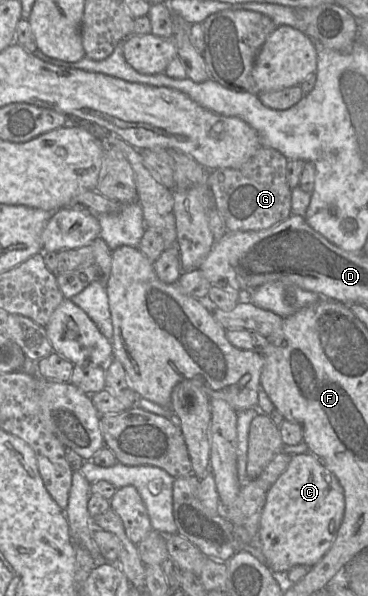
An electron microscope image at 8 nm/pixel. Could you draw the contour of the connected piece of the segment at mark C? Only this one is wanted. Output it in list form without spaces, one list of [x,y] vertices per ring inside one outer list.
[[[313,454],[291,456],[286,470],[267,491],[259,529],[259,546],[262,559],[269,569],[278,576],[295,565],[312,567],[330,549],[340,528],[345,510],[343,489],[335,475]]]

